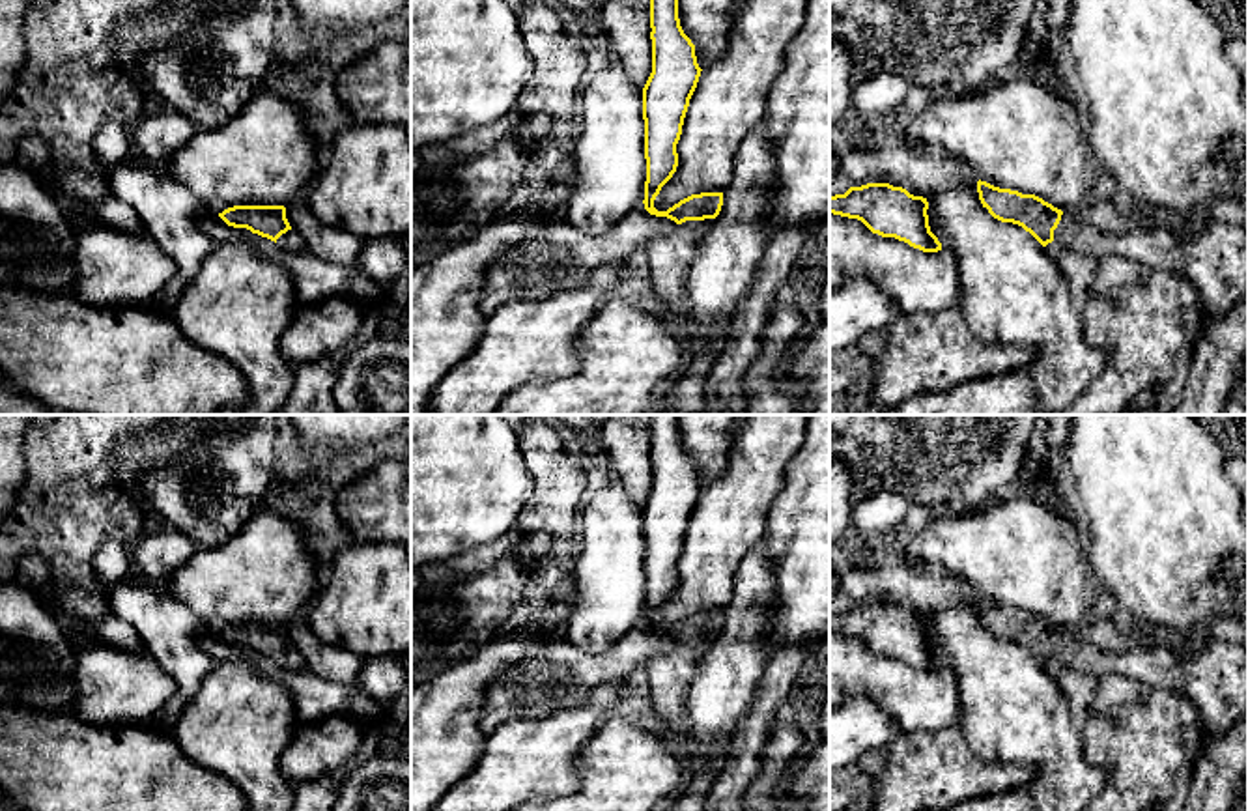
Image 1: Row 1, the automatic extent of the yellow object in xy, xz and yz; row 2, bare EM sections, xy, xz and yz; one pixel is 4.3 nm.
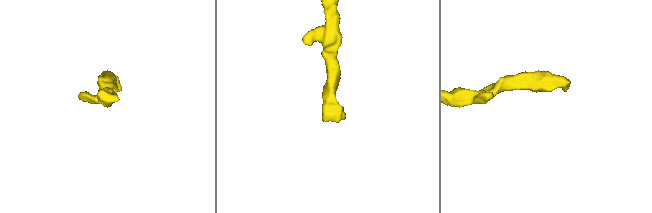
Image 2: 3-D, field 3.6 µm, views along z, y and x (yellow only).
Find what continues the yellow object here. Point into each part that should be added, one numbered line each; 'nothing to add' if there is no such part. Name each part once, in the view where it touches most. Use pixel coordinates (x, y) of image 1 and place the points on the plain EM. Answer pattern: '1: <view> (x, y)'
1: xz (667, 677)

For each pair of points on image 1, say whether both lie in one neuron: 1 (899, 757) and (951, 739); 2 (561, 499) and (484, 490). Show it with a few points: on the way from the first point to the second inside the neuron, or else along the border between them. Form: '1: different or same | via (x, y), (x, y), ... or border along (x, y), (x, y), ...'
1: same | via (908, 742), (936, 740)
2: different | border along (525, 460), (529, 497), (516, 526)

